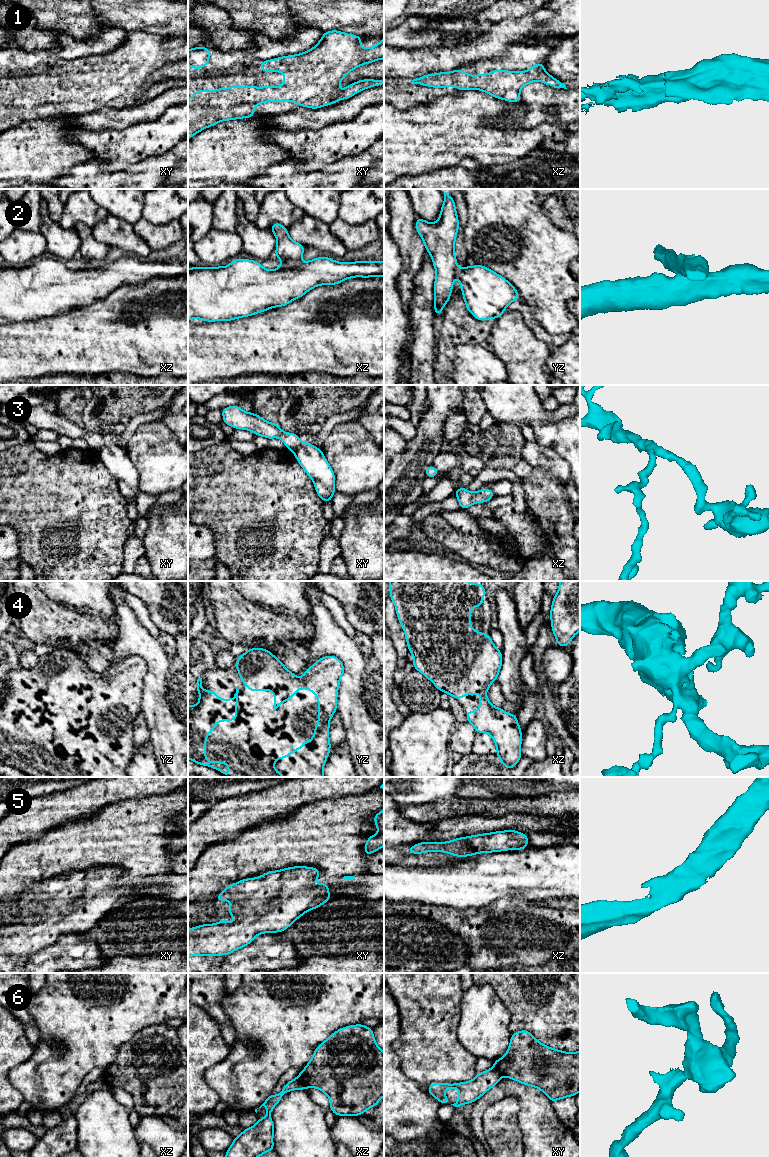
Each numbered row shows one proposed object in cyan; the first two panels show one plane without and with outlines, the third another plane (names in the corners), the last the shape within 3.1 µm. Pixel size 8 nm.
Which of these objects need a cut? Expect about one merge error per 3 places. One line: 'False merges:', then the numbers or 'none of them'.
False merges: 2, 6

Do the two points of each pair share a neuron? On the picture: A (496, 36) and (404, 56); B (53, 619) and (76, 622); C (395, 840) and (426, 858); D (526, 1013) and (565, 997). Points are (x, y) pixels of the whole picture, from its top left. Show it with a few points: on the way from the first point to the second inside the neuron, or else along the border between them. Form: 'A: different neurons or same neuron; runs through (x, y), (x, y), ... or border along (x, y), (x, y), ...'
A: same neuron; runs through (473, 50), (454, 58), (427, 59)
B: same neuron; runs through (59, 621), (70, 621)
C: same neuron; runs through (399, 849), (409, 859), (417, 859)
D: same neuron; runs through (536, 1007), (544, 1007), (555, 998)

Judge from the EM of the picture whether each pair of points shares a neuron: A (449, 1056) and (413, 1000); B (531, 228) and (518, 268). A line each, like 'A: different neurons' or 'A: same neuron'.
A: same neuron
B: same neuron

